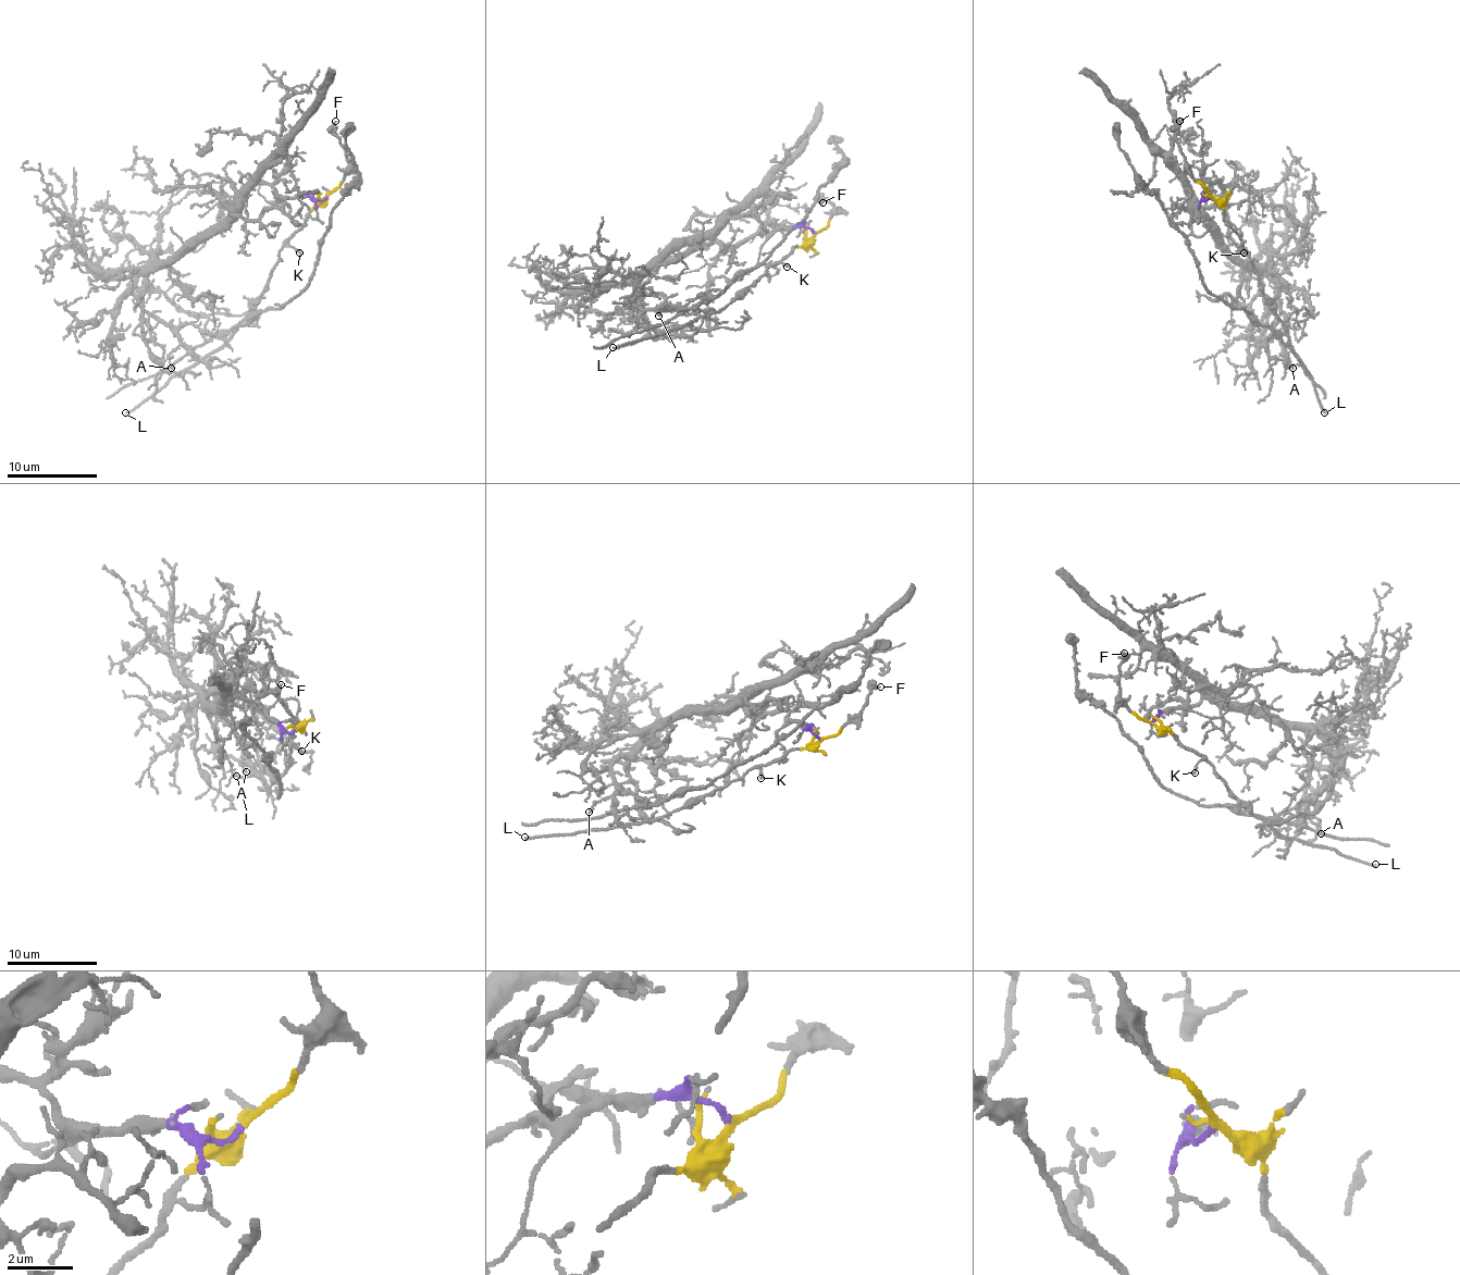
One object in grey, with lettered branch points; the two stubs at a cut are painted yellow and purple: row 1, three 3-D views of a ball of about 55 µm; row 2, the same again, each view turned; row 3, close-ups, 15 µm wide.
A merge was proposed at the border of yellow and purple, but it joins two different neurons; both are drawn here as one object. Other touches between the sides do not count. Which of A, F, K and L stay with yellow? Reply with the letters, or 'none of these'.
F, K, L

